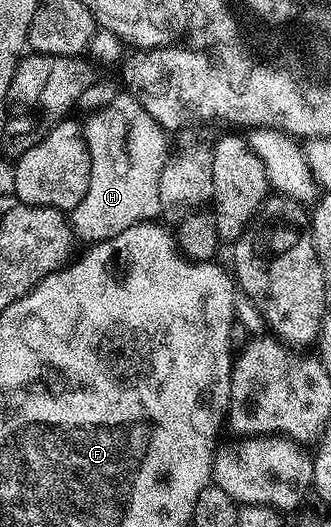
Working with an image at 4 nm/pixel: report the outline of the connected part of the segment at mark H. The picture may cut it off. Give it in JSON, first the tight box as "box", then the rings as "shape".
{"box":[67,95,167,243],"shape":[[[118,95],[102,109],[90,112],[88,117],[89,122],[86,120],[83,128],[87,151],[91,155],[91,179],[87,183],[87,195],[83,195],[75,208],[68,210],[67,216],[74,238],[82,237],[85,243],[96,243],[119,235],[119,231],[127,231],[127,227],[160,218],[157,216],[163,213],[163,206],[159,199],[159,179],[167,160],[167,133],[159,123],[155,123],[155,119],[151,119],[151,115],[147,115],[147,111],[143,111],[143,107],[132,95]]]}

